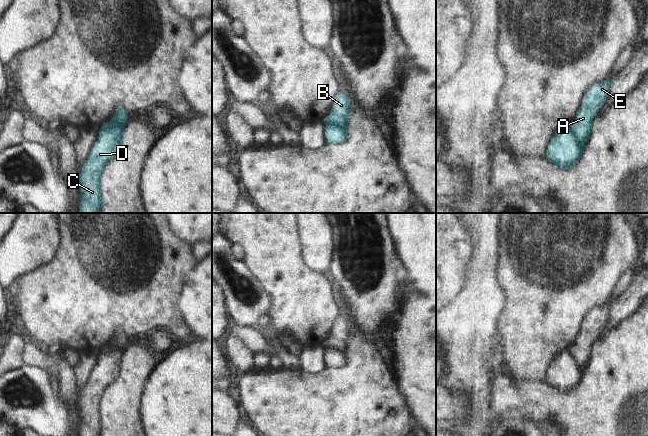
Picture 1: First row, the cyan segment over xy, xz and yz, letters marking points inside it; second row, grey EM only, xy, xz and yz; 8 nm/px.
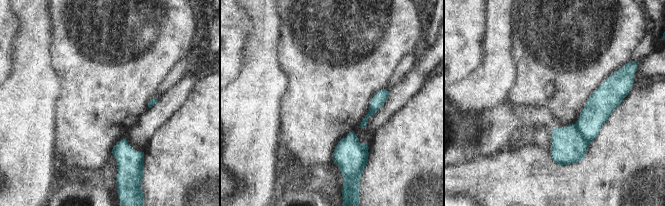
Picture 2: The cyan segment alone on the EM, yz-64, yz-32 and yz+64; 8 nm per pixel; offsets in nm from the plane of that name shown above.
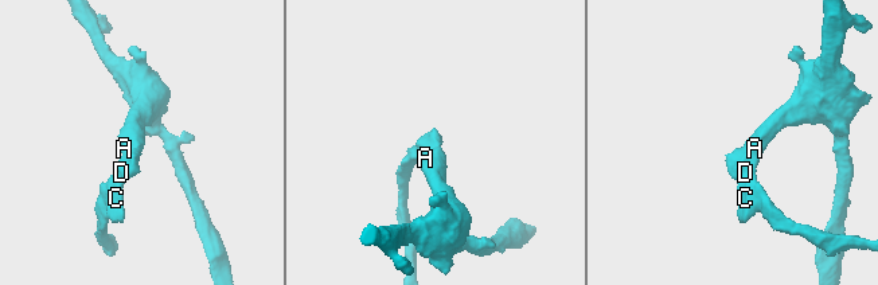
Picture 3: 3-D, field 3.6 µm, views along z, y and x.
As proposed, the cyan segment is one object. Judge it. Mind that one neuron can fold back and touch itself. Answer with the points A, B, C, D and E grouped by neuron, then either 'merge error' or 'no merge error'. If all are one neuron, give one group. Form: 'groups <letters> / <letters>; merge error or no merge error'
groups A E / B C D; merge error

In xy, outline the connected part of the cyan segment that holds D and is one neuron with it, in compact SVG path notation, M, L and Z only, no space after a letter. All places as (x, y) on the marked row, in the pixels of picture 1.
M122 125L108 129L100 128L97 142L80 174L79 213L101 213L103 205L101 177L107 164L120 153L124 129L125 126Z

